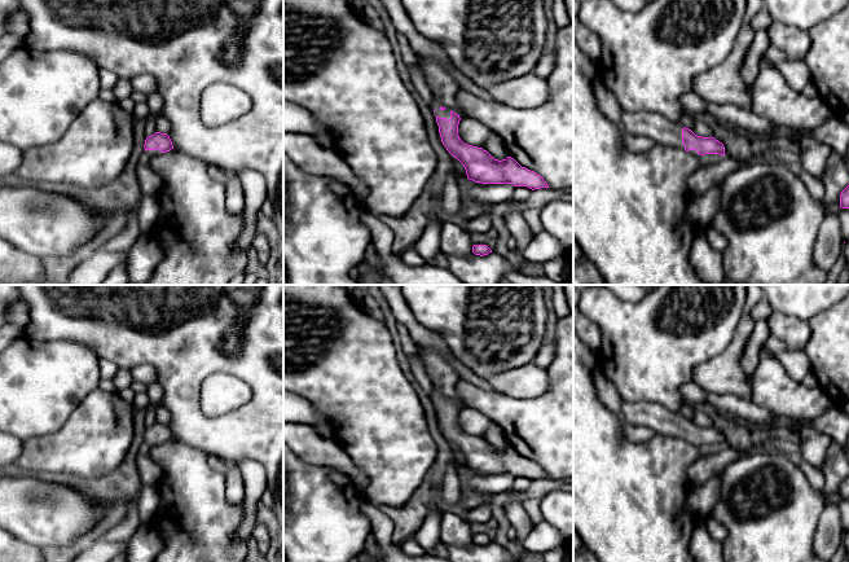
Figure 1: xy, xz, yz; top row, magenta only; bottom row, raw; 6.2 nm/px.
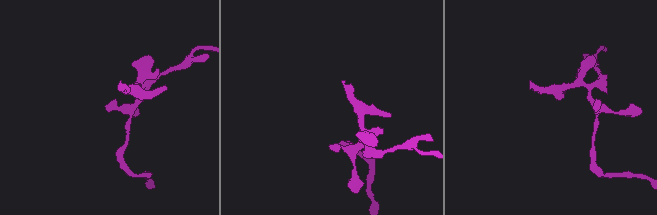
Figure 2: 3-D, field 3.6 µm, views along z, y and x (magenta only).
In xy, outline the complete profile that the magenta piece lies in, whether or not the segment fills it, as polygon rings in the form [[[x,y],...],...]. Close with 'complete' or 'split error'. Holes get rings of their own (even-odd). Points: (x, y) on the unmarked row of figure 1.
[[[155,422],[154,425],[146,427],[144,438],[145,442],[153,447],[170,442],[173,439],[173,435],[167,423]]]; split error

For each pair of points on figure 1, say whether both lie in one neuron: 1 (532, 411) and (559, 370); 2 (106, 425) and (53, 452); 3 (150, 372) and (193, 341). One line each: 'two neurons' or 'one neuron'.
1: one neuron
2: one neuron
3: two neurons

